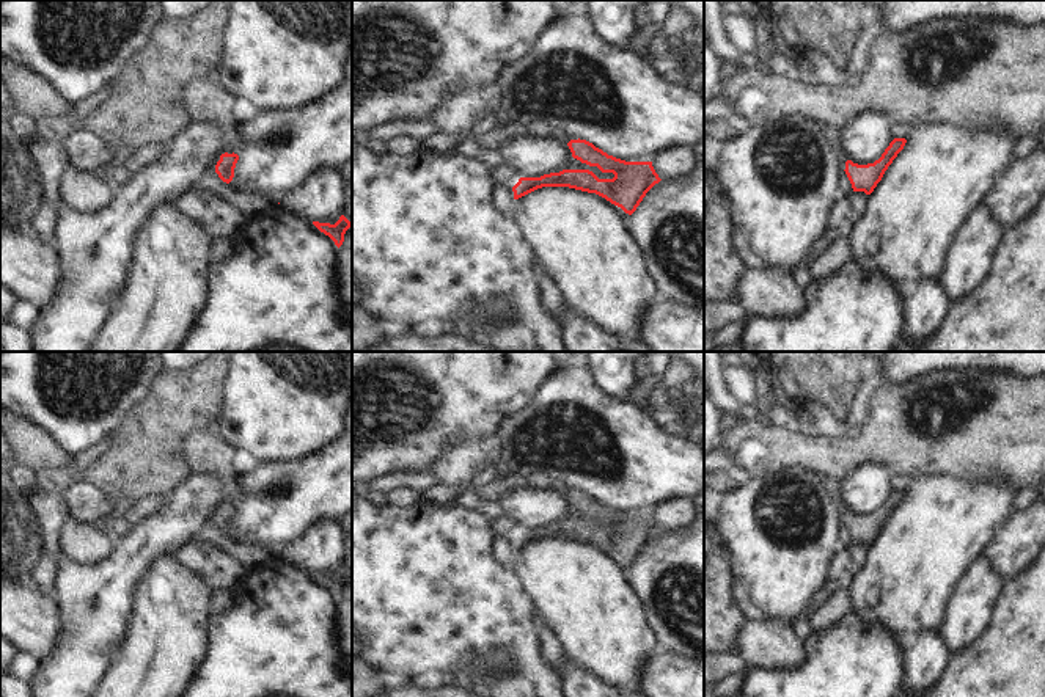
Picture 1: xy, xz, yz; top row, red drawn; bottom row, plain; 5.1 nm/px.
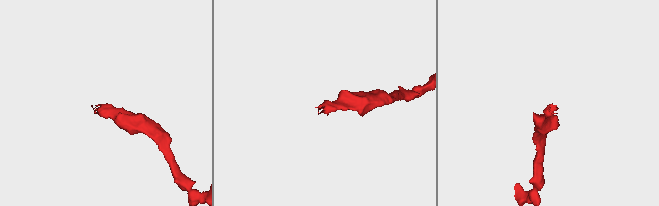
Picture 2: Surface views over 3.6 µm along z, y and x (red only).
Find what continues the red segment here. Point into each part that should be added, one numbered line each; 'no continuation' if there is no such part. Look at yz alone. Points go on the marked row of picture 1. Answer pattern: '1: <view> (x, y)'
1: yz (833, 135)

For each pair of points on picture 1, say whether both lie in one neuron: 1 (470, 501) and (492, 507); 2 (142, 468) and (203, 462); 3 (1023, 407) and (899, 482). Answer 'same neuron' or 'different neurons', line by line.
1: same neuron
2: different neurons
3: different neurons

